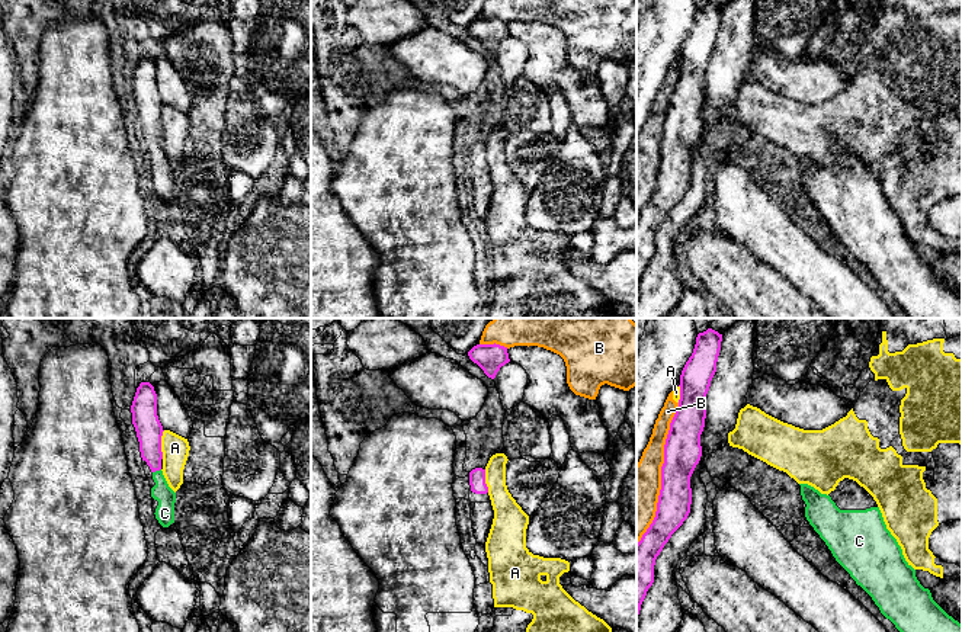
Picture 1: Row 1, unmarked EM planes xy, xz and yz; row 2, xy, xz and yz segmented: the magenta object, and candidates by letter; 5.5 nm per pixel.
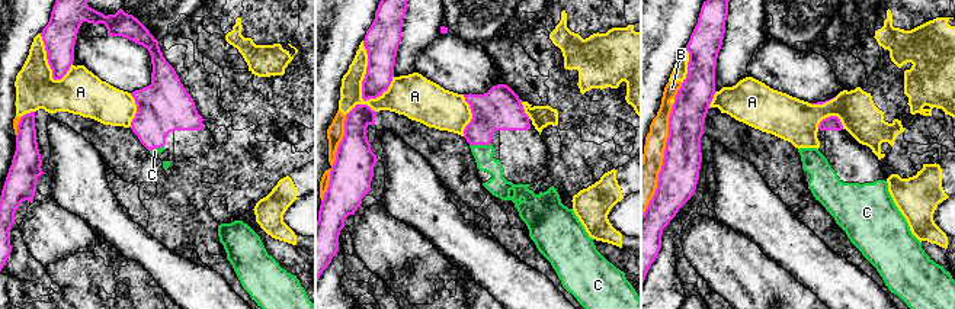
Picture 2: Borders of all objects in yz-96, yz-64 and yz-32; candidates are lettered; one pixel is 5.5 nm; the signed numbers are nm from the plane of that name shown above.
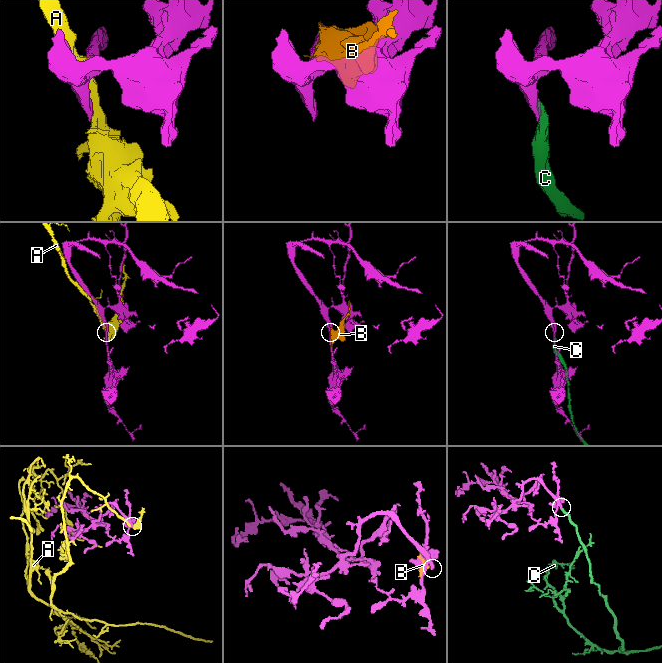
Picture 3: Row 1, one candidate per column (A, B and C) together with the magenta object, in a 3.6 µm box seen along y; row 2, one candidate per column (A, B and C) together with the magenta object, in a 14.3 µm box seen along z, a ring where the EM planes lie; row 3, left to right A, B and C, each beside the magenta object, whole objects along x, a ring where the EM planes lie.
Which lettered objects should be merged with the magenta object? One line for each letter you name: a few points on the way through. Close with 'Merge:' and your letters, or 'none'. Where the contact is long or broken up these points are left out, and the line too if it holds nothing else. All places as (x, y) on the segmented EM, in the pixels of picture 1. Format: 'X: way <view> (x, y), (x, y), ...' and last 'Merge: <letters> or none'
Merge: C

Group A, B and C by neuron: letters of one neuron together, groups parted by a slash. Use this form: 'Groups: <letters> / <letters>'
Groups: A B / C

